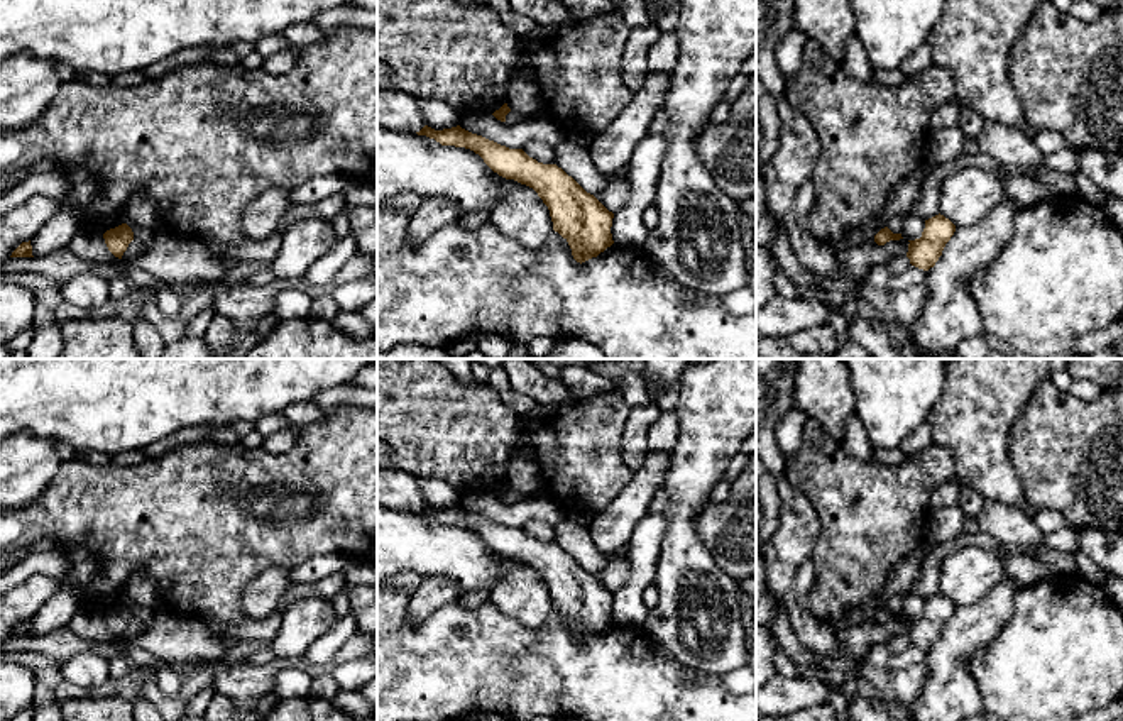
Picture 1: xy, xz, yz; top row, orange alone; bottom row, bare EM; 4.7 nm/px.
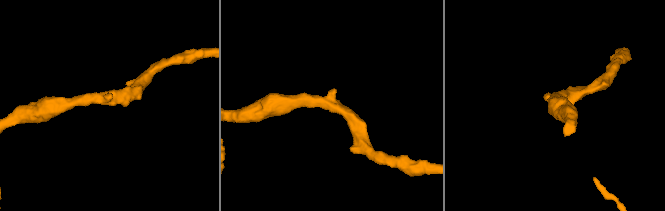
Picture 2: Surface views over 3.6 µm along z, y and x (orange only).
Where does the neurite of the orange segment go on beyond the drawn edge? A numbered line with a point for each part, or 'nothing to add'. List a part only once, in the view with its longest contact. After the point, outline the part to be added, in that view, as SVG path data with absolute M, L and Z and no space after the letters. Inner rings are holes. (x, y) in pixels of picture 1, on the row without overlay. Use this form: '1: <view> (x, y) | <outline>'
nothing to add

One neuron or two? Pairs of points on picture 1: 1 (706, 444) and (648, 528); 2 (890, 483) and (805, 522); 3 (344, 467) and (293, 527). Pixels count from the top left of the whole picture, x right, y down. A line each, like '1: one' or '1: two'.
1: two
2: two
3: one

